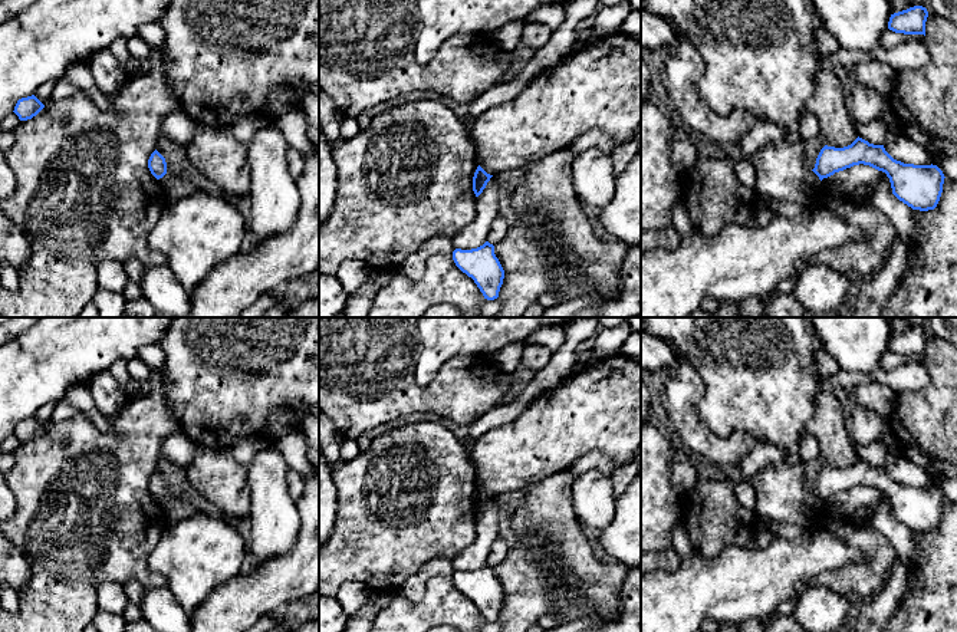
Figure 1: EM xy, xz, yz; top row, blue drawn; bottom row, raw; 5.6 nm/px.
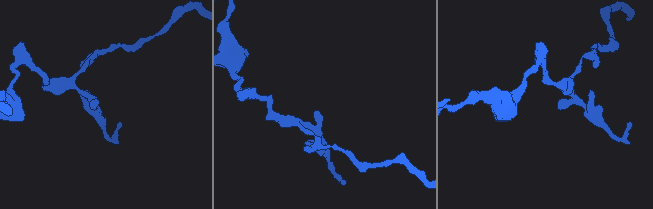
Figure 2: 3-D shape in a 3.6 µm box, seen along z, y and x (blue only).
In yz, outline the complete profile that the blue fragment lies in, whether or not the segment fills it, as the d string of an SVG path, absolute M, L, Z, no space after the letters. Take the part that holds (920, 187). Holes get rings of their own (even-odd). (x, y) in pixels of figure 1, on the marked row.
M859 136L843 148L825 145L812 171L822 181L859 164L885 172L892 194L912 210L928 211L937 207L946 178L937 165L904 164L894 159L884 145L869 144Z

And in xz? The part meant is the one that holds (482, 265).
M486 241L471 250L456 248L453 251L456 266L474 280L484 299L499 297L504 279L504 270L494 254L494 246Z

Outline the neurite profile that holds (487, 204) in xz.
M493 177L483 192L476 200L474 221L460 230L453 243L456 248L471 250L483 246L489 240L493 220L500 214L500 182Z

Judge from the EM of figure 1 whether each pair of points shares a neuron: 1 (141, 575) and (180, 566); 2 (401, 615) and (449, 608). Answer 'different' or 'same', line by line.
1: different
2: same

